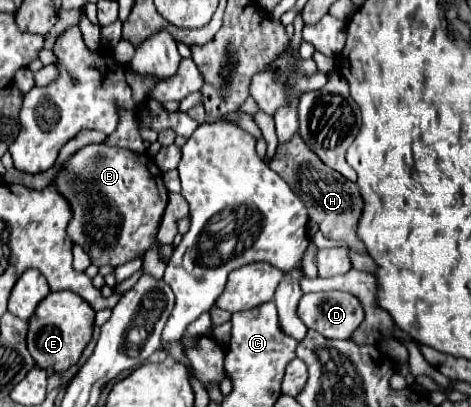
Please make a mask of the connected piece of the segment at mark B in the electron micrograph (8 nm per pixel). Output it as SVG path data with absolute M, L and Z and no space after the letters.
M89 144L79 152L75 152L67 160L65 168L59 172L59 192L71 202L73 208L73 218L69 222L67 234L75 244L87 248L87 252L93 258L92 263L96 266L109 264L117 267L125 264L129 260L143 256L153 244L157 244L161 260L169 262L169 254L173 254L173 246L171 244L163 246L157 240L157 232L169 202L169 192L163 184L161 170L147 154L135 154L129 152L127 148L111 148L107 144Z

